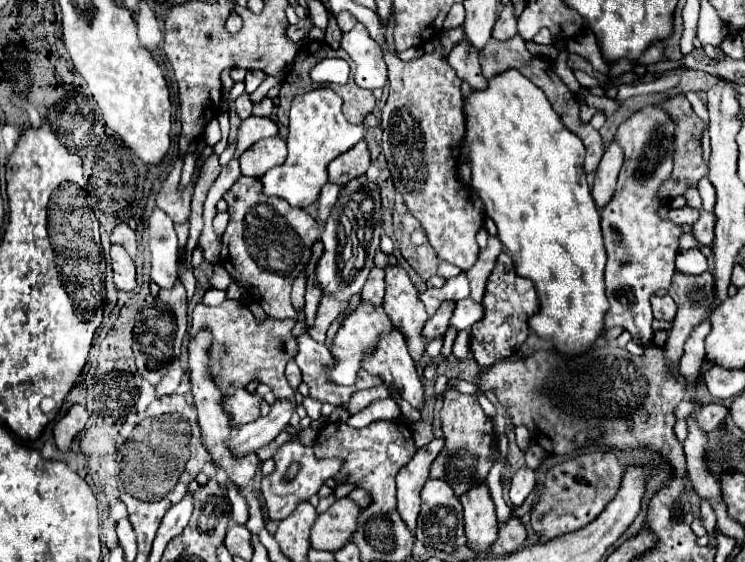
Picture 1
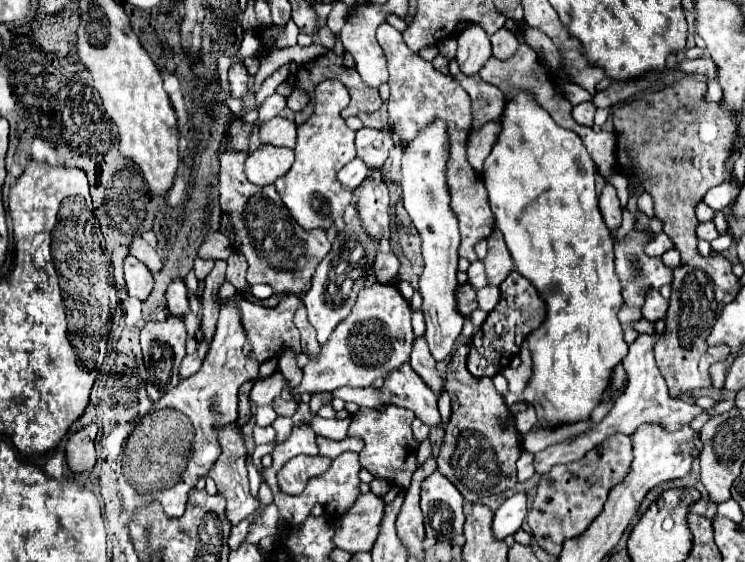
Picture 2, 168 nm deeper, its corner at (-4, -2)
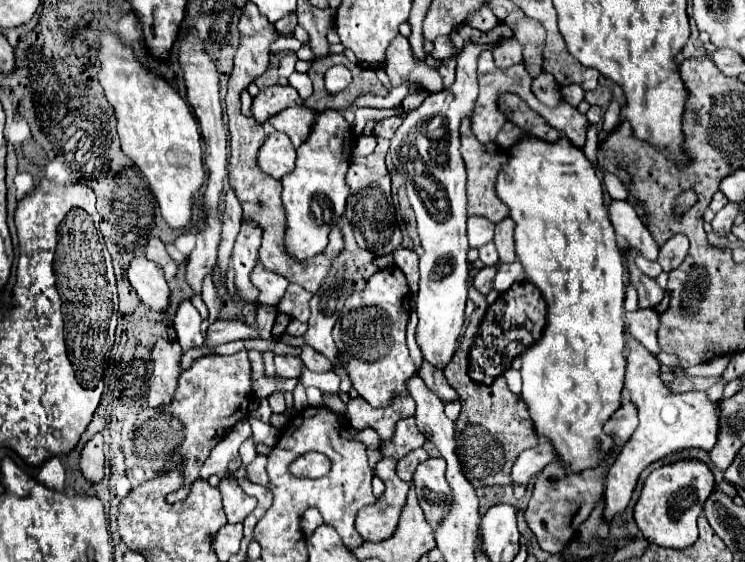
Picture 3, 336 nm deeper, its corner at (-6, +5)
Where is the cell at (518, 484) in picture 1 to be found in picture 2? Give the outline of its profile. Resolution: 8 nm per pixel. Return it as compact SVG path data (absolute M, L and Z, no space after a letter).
M516 493L506 499L494 513L492 531L498 541L504 541L508 535L514 535L526 517L526 495Z

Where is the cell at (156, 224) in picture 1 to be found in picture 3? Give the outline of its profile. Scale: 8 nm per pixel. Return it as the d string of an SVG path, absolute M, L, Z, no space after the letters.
M182 300L180 302L176 318L174 318L172 324L176 328L176 336L178 336L178 342L180 342L182 350L190 350L190 348L202 346L202 342L204 342L204 336L200 332L202 318L200 318L198 310L192 306L190 300Z

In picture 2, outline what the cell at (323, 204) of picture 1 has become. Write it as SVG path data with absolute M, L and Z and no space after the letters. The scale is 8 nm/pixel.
M354 157L340 173L338 173L338 179L344 181L344 185L348 185L352 191L358 187L358 183L370 173L368 165L360 159L360 157Z

